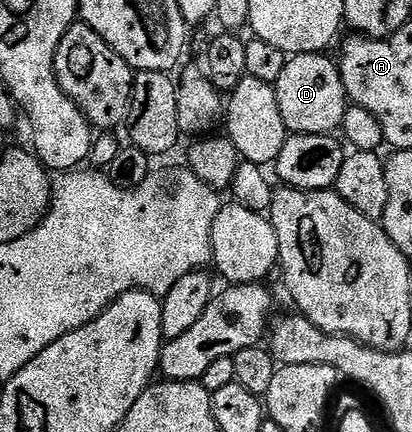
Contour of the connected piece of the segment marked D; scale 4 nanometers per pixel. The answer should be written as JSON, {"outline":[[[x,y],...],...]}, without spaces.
{"outline":[[[295,53],[286,60],[282,74],[279,75],[275,88],[279,99],[279,115],[283,115],[283,123],[290,134],[296,135],[333,135],[343,123],[343,115],[347,108],[347,98],[341,71],[336,60],[333,61],[325,53]]]}

